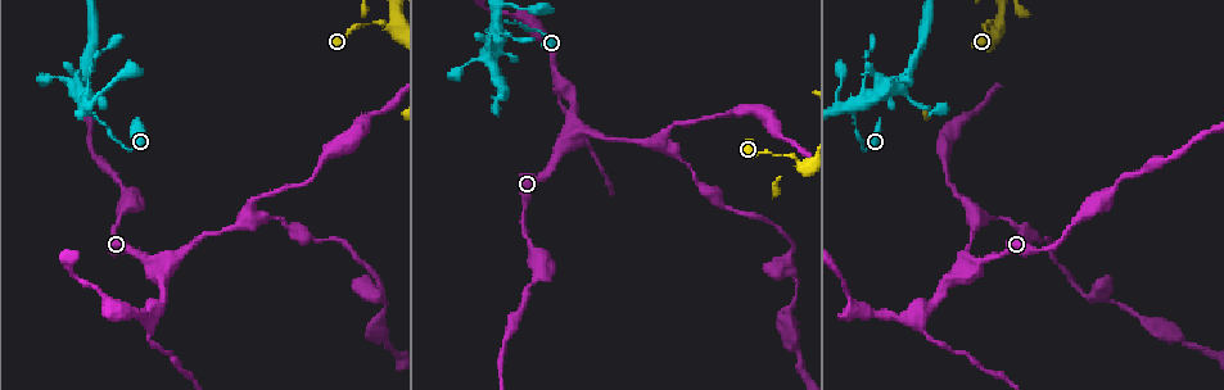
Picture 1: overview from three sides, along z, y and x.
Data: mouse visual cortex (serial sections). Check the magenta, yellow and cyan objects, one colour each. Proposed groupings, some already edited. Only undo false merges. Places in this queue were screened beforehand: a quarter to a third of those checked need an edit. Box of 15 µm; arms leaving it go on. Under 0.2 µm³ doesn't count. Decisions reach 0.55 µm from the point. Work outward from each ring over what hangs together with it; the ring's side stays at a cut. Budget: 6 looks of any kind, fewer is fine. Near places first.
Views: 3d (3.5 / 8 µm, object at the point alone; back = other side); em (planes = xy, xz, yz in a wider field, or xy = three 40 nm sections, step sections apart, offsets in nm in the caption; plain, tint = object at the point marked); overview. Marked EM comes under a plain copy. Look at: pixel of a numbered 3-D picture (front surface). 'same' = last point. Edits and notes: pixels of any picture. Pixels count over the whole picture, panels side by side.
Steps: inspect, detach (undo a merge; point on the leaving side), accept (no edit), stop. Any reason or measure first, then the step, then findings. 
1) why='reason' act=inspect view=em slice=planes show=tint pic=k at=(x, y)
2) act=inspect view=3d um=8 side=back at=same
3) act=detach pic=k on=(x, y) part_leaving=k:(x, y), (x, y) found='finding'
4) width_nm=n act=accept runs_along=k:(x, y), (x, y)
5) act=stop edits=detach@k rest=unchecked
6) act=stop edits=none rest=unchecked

why='narrows sharply' act=inspect view=em slice=planes show=tint pic=1 at=(855, 107)

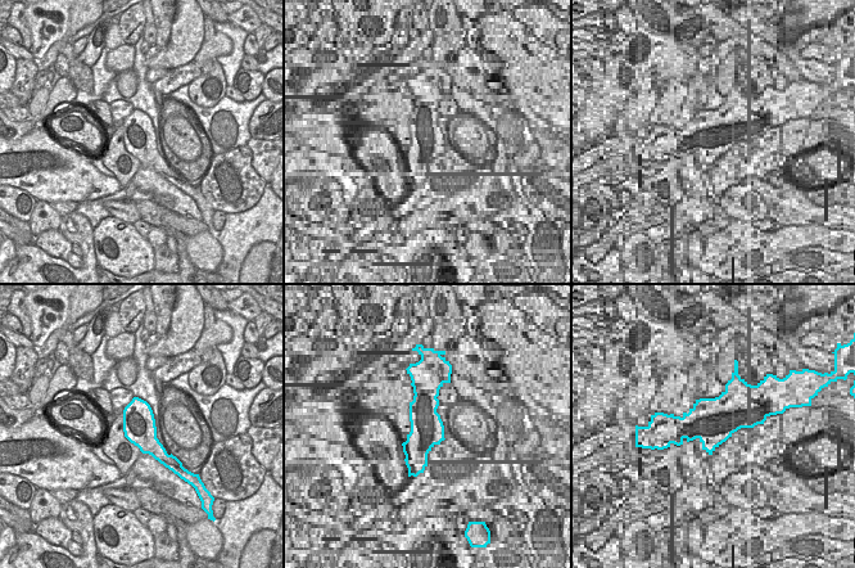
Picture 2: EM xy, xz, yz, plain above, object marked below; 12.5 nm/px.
act=inspect view=3d um=3.5 at=same

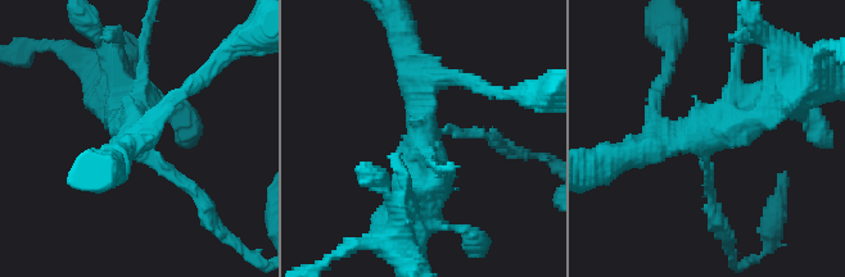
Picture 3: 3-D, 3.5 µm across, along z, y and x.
width_nm=420 act=accept runs_along=3:(202, 203), (135, 144), (127, 100) found='one cell here'

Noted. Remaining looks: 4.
why='three-way junction' act=inspect view=3d um=8 pic=1 at=(155, 262)

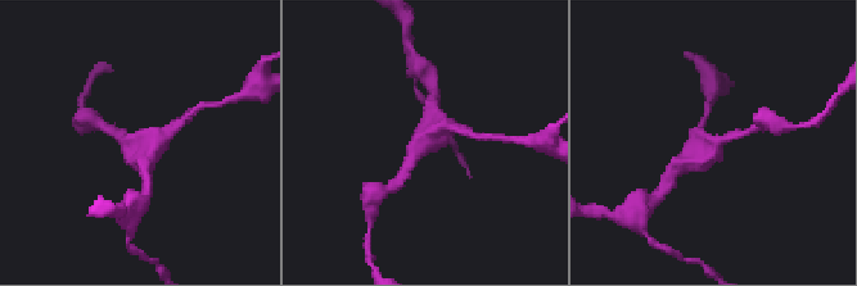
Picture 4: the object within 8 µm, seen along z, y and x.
act=inspect view=3d um=3.5 pic=4 at=(428, 143)

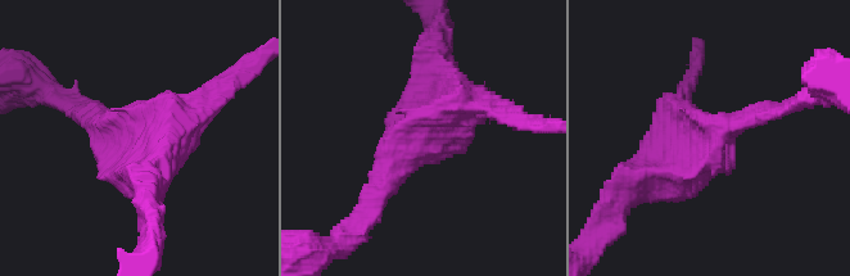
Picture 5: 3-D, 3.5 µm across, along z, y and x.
act=inspect view=em slice=planes show=tint pic=5 at=(421, 140)

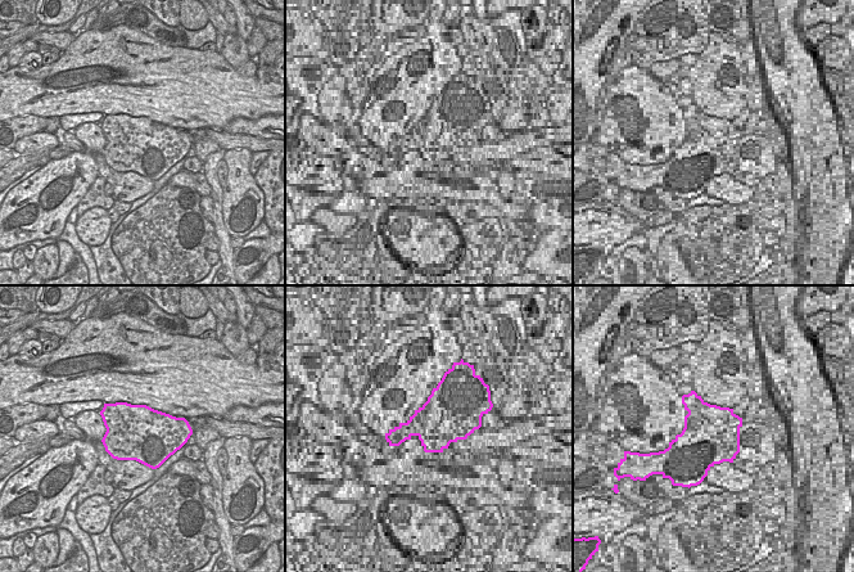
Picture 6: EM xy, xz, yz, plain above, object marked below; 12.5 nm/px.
act=accept found='all the same cell'

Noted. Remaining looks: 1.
why='three-way junction' act=inspect view=3d um=3.5 pic=1 at=(558, 78)

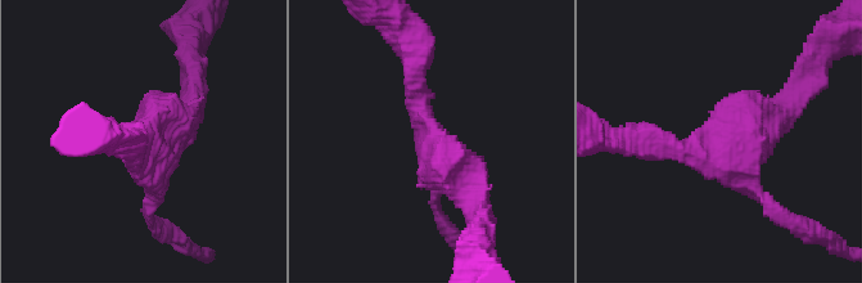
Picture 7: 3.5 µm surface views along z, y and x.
arms=3 act=accept runs_along=7:(481, 216), (434, 156), (418, 88) found='continuous, no second cell'

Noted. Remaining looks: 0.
act=stop edits=none rest=unchecked

